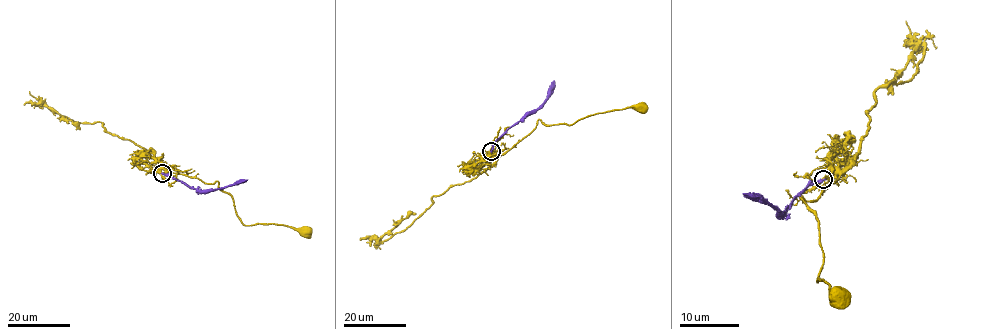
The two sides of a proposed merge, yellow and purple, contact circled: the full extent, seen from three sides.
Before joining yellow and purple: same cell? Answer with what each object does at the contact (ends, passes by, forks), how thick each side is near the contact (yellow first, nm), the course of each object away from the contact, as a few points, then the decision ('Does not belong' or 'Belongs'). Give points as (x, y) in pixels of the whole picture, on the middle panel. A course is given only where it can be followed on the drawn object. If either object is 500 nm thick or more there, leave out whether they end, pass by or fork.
At the ring yellow passes by. At the ring purple ends. Thickness 360 nm (yellow) against 300 nm. Course of yellow: (491, 150), (491, 154), (503, 154), (531, 131), (539, 120), (545, 124), (571, 125), (595, 114), (641, 106). Course of purple: (491, 150), (494, 141), (507, 129), (525, 114), (536, 111), (547, 98), (554, 80). Does not belong

